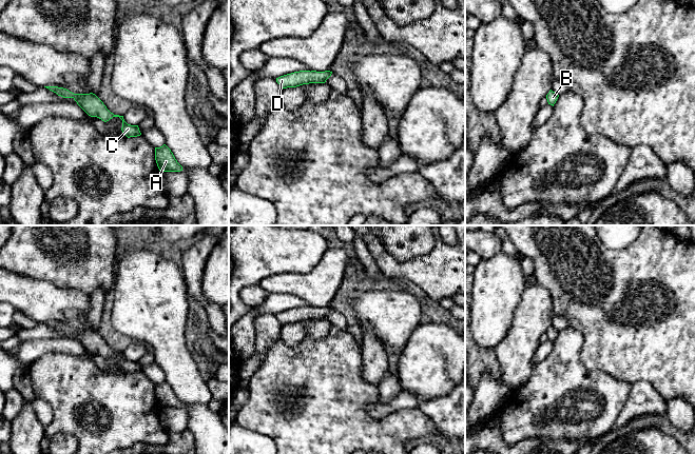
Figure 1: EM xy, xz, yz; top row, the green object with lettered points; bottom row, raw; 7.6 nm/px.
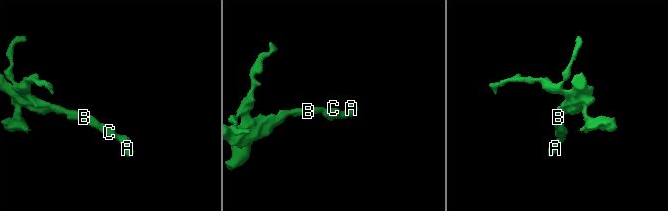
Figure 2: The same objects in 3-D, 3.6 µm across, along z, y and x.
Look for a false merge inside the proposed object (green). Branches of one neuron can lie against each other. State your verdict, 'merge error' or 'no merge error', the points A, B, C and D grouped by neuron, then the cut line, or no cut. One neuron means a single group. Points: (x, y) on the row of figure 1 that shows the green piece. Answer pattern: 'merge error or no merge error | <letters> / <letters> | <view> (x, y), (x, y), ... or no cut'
no merge error | A B C D | no cut

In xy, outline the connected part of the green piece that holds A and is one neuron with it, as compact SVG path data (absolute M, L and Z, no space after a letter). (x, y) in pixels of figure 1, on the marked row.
M166 144L155 147L155 160L160 172L182 171L182 166L177 162L173 153Z

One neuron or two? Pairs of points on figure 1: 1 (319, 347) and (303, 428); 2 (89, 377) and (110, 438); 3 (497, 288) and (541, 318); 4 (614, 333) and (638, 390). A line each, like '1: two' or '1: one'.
1: one
2: one
3: two
4: two

